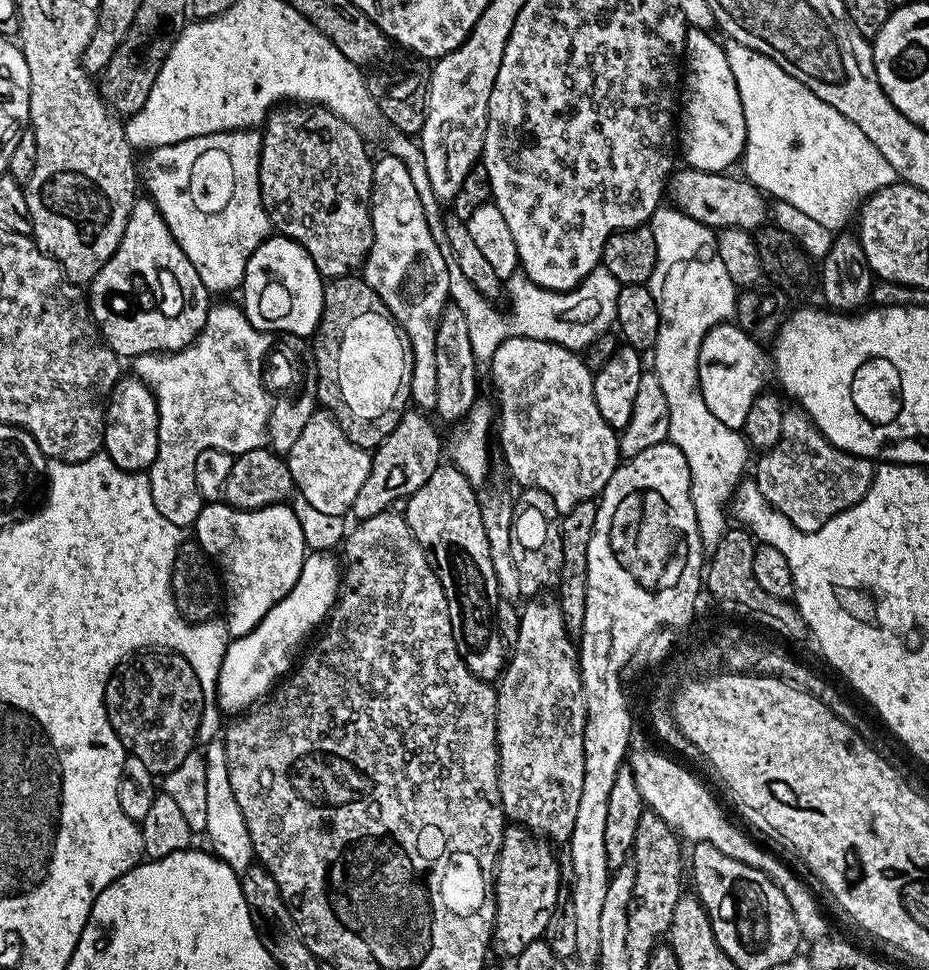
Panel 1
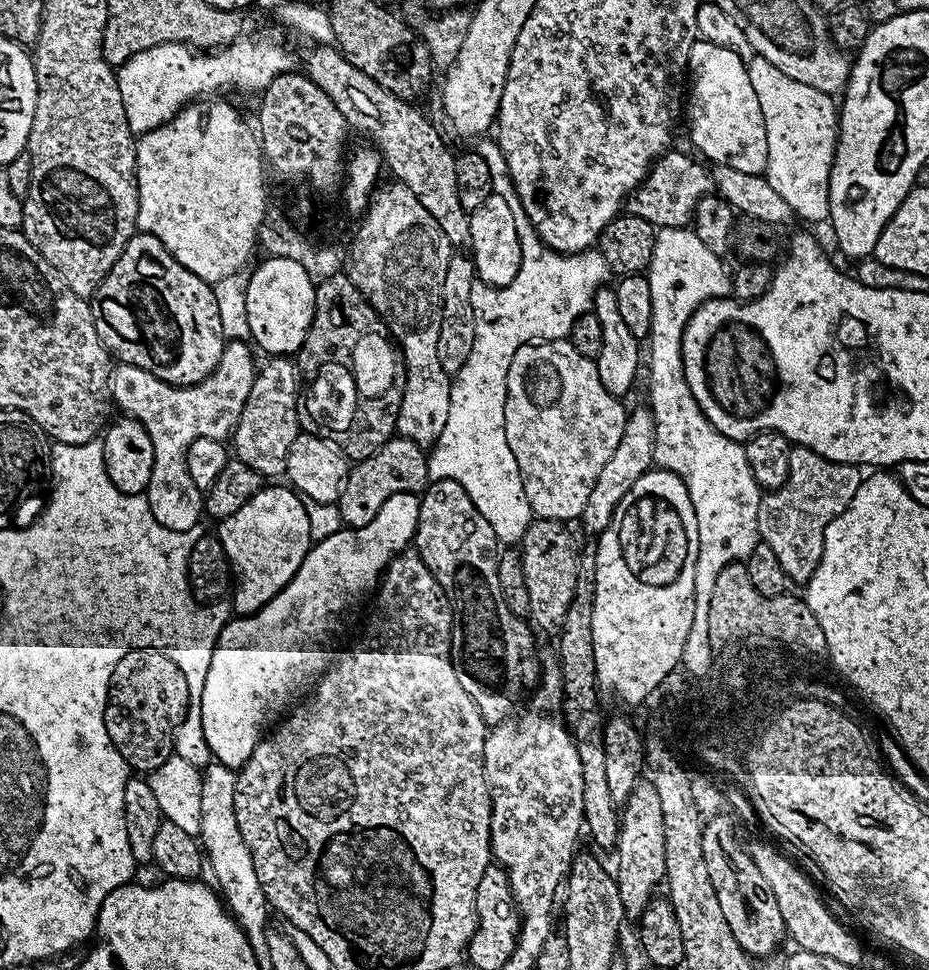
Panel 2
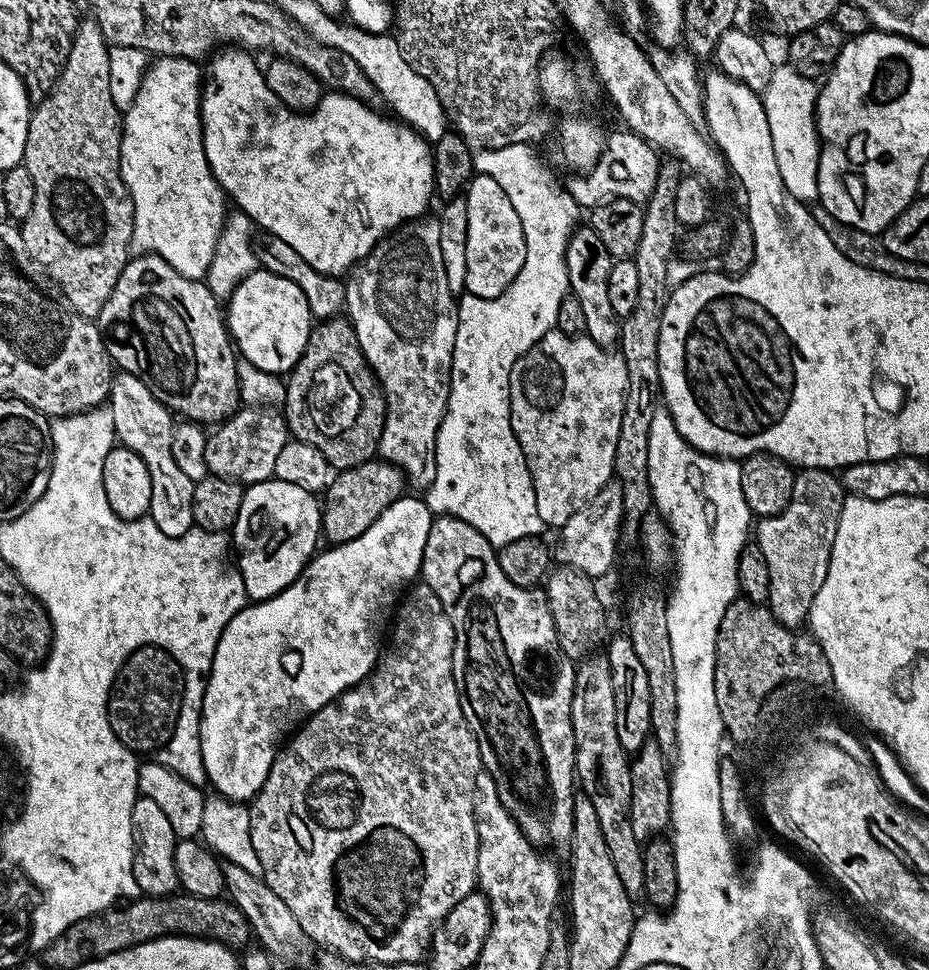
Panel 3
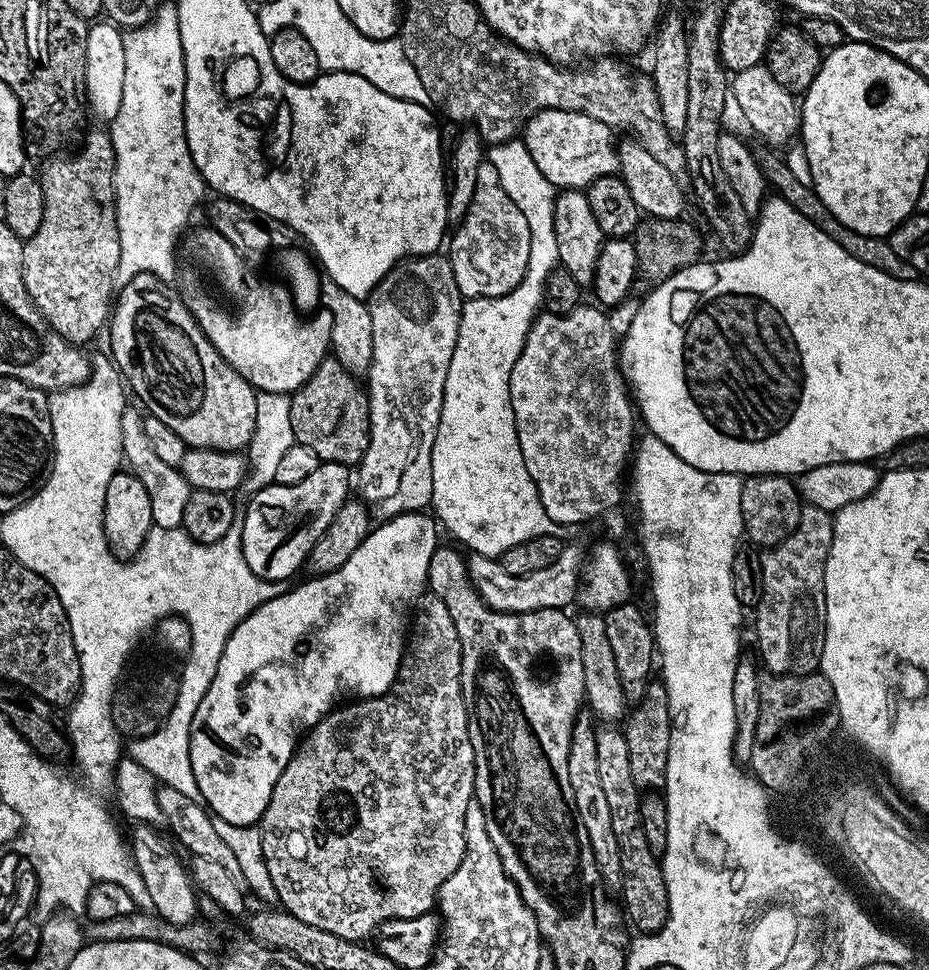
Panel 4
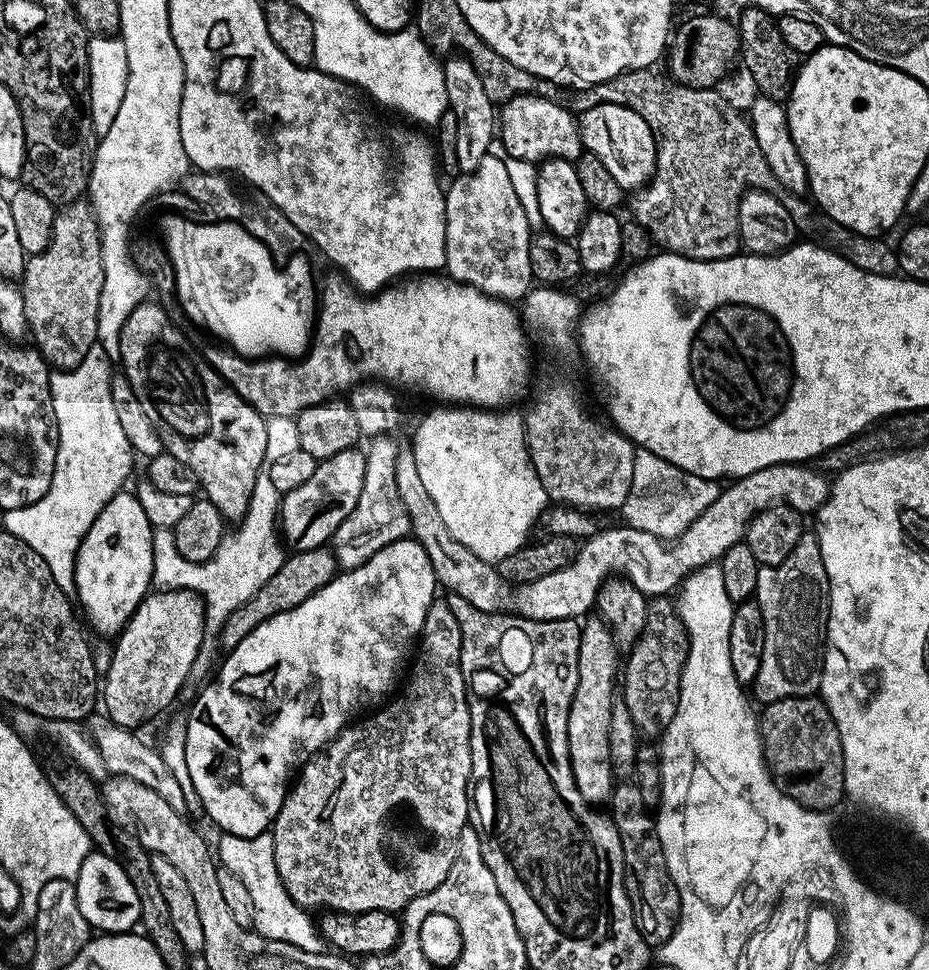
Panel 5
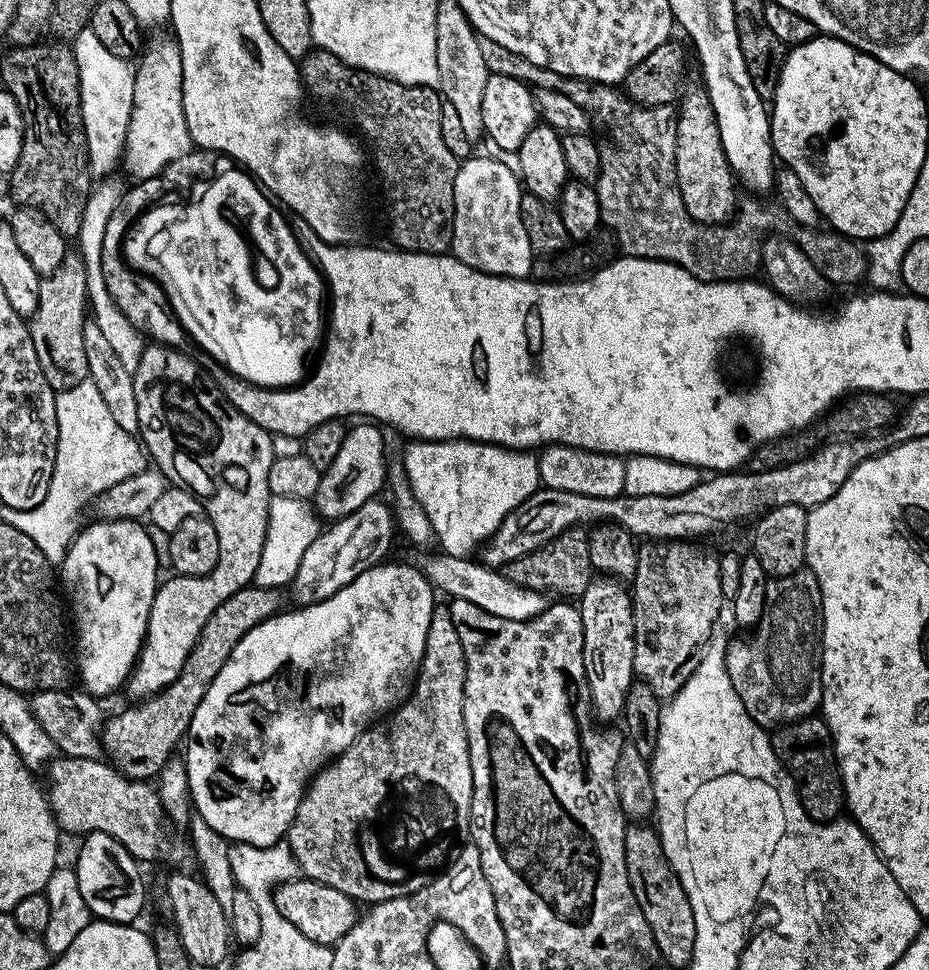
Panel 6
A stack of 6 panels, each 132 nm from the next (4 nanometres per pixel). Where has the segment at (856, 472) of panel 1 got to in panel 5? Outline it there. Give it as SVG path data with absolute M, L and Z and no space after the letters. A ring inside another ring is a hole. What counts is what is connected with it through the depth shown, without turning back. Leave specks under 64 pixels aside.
M815 531L801 534L798 546L778 566L760 567L754 599L762 610L766 630L762 666L758 666L754 685L759 703L765 705L782 698L819 693L824 645L828 639L828 579Z

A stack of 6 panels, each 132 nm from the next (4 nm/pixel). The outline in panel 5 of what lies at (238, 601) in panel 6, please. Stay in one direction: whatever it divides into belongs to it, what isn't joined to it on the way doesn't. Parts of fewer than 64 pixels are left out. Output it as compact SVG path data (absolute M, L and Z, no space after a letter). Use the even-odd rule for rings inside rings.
M321 546L307 548L301 552L293 551L282 562L278 574L274 574L274 578L270 578L266 582L266 586L262 586L258 590L258 594L246 598L246 602L242 602L242 606L238 606L238 610L234 610L230 614L230 618L226 618L226 622L220 627L218 633L221 646L224 647L224 650L236 648L238 642L242 642L242 638L246 638L246 634L250 634L258 626L262 626L262 622L274 618L274 614L282 614L286 610L294 610L294 606L302 606L302 602L306 602L306 598L310 598L315 592L322 590L322 586L330 583L336 575L338 575L338 565L331 547Z

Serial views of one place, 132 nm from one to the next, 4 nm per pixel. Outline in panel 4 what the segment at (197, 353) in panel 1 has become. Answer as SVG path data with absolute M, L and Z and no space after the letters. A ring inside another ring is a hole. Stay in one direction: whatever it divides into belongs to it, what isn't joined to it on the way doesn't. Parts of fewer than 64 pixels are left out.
M125 407L122 414L123 463L126 465L127 471L133 472L138 478L138 482L142 482L142 486L146 486L146 494L150 494L150 514L153 525L157 529L179 529L182 525L182 514L186 514L186 502L190 491L188 483L179 468L166 466L166 462L162 462L162 458L158 458L158 454L154 454L154 446L150 446L150 438L146 438L141 409L136 408Z

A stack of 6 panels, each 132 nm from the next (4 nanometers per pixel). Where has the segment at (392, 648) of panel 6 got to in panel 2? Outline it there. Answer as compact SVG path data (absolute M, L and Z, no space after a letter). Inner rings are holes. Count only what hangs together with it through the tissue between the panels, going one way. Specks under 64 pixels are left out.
M415 492L386 498L382 510L366 526L344 526L341 532L332 532L325 540L317 539L292 575L292 581L269 604L251 614L229 619L216 639L214 658L210 658L210 670L206 670L206 686L202 686L202 726L209 749L219 763L239 770L250 758L254 746L293 707L292 699L303 688L311 689L332 667L337 655L336 639L343 634L344 623L355 614L363 596L379 585L390 561L415 541L419 509L420 496Z

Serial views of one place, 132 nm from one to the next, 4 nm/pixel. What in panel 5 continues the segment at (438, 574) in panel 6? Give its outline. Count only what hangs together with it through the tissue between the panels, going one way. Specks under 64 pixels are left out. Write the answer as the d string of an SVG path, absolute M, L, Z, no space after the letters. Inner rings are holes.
M804 462L775 464L754 470L754 474L733 479L729 484L732 485L725 487L720 496L714 498L706 510L702 510L699 518L671 542L637 528L601 527L577 547L571 564L562 570L554 570L554 574L546 574L546 578L538 578L538 582L521 584L511 593L510 604L515 615L528 620L576 620L587 617L595 609L596 595L605 580L615 575L623 576L638 586L646 597L667 597L671 588L672 591L679 589L689 572L719 561L730 546L741 543L745 539L748 523L762 510L775 504L785 504L801 514L814 514L828 501L830 491L829 477Z

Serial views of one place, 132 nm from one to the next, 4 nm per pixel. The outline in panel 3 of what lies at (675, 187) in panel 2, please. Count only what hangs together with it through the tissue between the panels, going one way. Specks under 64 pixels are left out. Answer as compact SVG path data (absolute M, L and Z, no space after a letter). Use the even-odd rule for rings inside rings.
M627 130L609 131L604 151L600 153L596 165L583 174L573 175L576 177L566 185L566 191L584 210L591 210L596 205L604 203L605 200L647 202L658 182L661 163L657 149L647 144L638 134Z

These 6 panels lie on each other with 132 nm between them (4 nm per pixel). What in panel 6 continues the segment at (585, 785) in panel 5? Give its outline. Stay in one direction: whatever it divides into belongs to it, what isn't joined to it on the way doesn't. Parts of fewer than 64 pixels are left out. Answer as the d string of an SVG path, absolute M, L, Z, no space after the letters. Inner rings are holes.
M594 578L586 586L584 593L578 597L578 607L582 618L584 665L588 679L588 698L591 711L597 721L619 721L624 711L626 694L636 676L632 597L629 589L619 579Z

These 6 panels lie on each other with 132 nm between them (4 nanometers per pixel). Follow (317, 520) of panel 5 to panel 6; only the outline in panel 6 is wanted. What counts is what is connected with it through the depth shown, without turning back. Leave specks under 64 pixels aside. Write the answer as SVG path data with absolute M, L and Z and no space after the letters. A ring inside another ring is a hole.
M356 422L352 429L343 433L338 454L334 454L334 462L330 462L328 468L323 469L318 482L318 490L314 497L314 508L325 521L340 520L346 514L358 510L366 501L379 497L386 484L388 474L388 460L384 456L384 436L381 429L372 422Z

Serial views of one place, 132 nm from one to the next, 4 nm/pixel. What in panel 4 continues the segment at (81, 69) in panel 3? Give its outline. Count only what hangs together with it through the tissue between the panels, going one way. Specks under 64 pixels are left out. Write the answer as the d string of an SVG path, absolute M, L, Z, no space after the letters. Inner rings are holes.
M94 129L85 138L84 145L73 156L68 155L60 154L49 159L43 165L44 172L39 173L44 195L42 226L38 226L38 234L34 234L34 238L24 241L22 282L26 282L26 290L34 306L38 306L48 324L69 344L84 346L87 340L94 339L99 332L101 335L102 329L109 323L114 307L116 267L120 261L114 186L116 155L112 149L111 131Z

